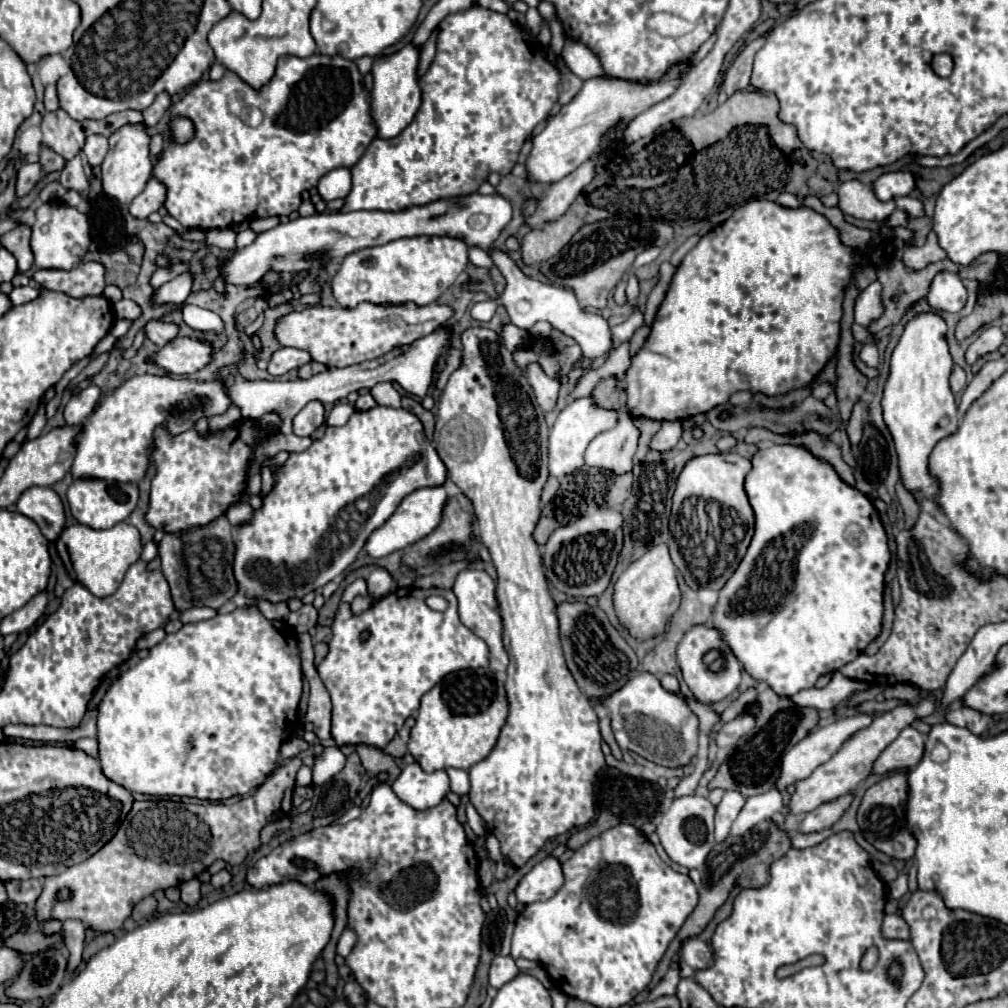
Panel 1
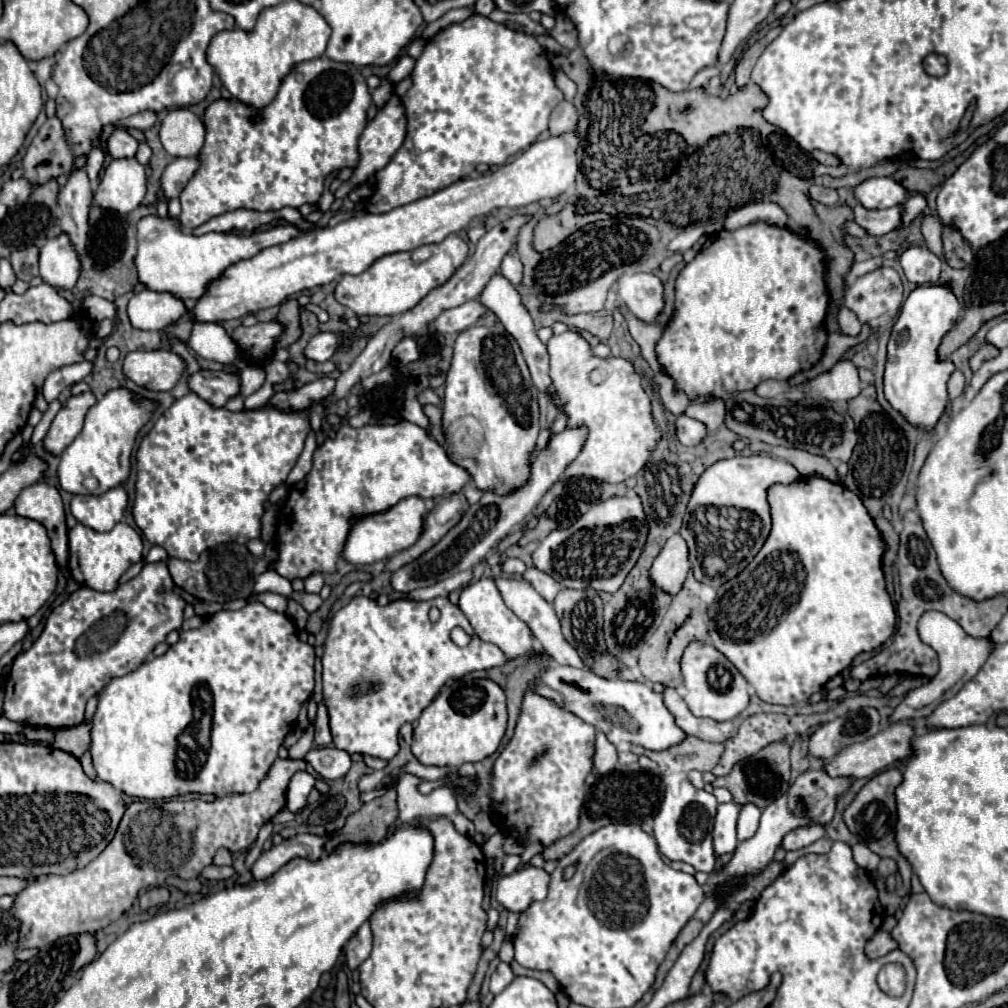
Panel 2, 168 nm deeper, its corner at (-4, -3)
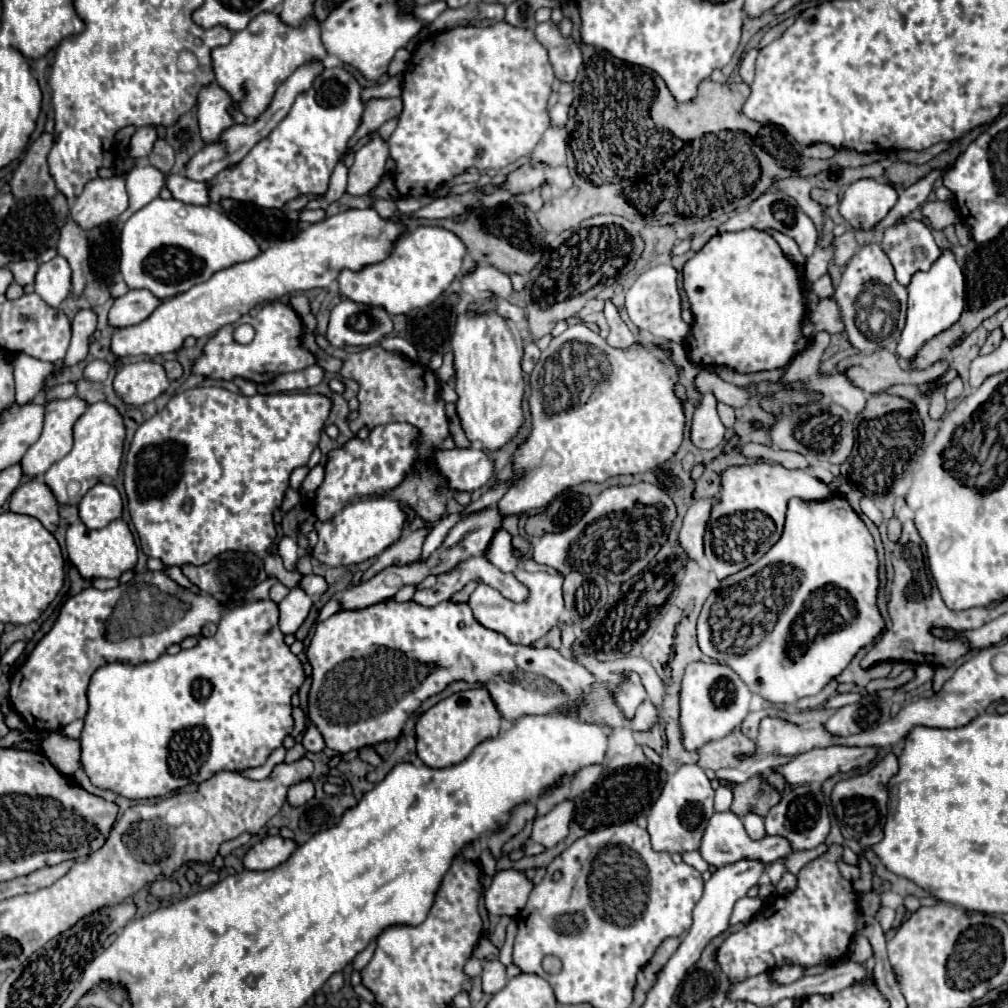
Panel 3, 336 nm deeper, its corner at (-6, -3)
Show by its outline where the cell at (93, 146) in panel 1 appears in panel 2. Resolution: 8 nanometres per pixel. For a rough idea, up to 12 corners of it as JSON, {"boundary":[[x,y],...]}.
{"boundary":[[125,130],[107,138],[105,152],[113,158],[135,156],[137,140]]}

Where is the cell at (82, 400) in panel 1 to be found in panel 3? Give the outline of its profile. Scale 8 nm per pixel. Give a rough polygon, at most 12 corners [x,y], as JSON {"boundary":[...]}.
{"boundary":[[77,396],[45,404],[41,438],[19,462],[43,476],[71,450]]}

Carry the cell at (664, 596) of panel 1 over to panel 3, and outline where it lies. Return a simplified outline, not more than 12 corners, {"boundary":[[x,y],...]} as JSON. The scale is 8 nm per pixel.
{"boundary":[[717,496],[687,510],[679,542],[689,558],[703,558],[703,534]]}

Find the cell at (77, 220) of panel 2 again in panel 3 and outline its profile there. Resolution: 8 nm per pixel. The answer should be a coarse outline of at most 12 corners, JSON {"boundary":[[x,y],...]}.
{"boundary":[[67,222],[57,244],[71,266],[71,294],[79,298],[89,274],[85,232]]}

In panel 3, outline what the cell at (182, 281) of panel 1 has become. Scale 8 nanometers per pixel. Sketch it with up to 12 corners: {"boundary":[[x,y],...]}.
{"boundary":[[129,290],[109,310],[109,326],[143,322],[159,298]]}

